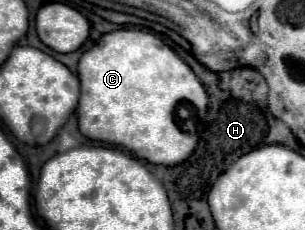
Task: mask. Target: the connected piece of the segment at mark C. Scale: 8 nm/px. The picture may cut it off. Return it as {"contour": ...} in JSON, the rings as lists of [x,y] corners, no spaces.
{"contour":[[[118,29],[106,33],[90,47],[78,63],[80,77],[80,103],[78,103],[78,127],[80,133],[94,141],[106,141],[122,145],[134,151],[138,157],[174,167],[190,157],[198,143],[198,121],[208,111],[208,95],[194,71],[156,35],[132,29]]]}

